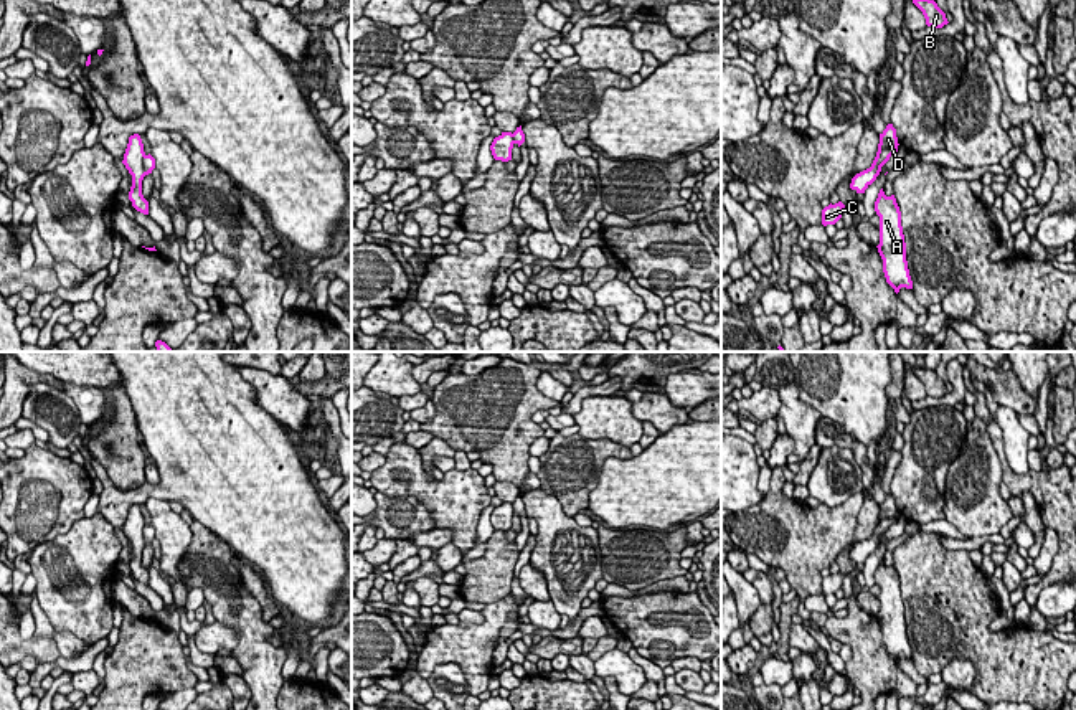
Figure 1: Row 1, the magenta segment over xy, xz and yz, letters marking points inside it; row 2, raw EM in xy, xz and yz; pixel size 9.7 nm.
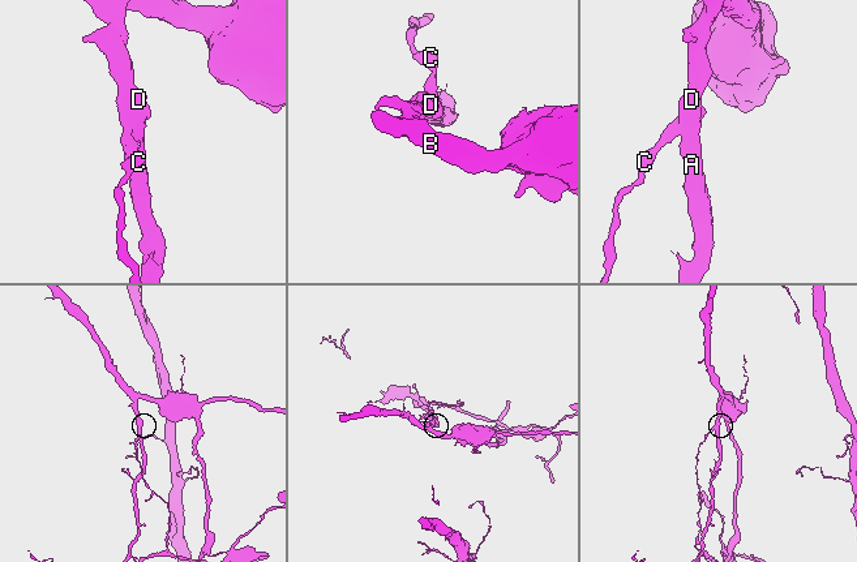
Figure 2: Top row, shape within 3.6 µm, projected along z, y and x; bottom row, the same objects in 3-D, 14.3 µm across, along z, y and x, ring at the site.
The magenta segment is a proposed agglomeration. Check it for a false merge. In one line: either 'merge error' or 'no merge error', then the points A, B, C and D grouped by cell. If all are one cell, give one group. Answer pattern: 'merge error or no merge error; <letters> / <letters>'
merge error; A B D / C

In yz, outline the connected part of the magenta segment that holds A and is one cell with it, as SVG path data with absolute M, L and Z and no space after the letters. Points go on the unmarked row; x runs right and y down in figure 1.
M881 558L875 571L875 581L880 586L880 614L876 618L883 629L886 652L894 659L896 664L901 657L913 659L906 631L901 581L894 565L886 566Z

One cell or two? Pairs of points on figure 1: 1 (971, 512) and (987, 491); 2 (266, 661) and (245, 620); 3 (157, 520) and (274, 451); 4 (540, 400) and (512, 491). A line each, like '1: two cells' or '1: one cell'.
1: one cell
2: one cell
3: two cells
4: two cells

